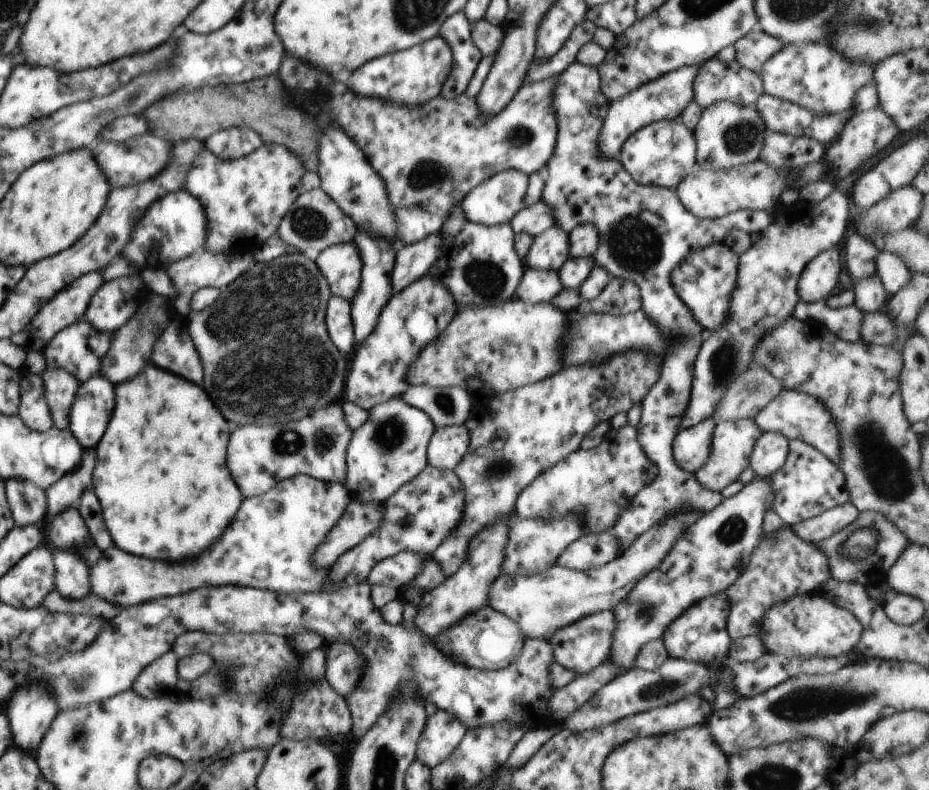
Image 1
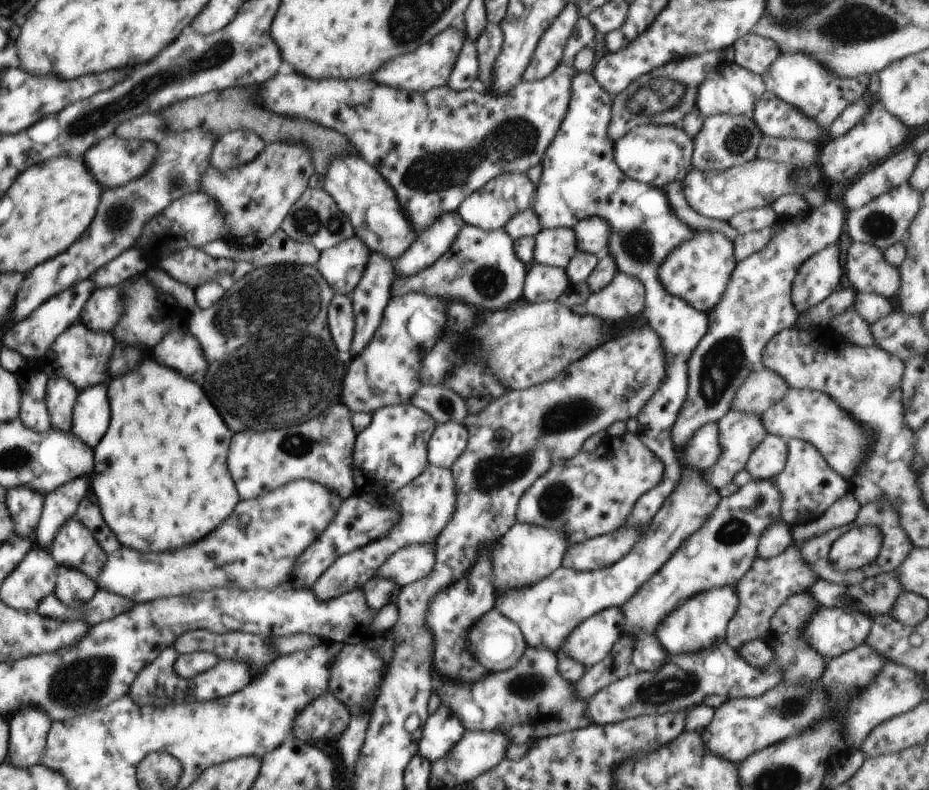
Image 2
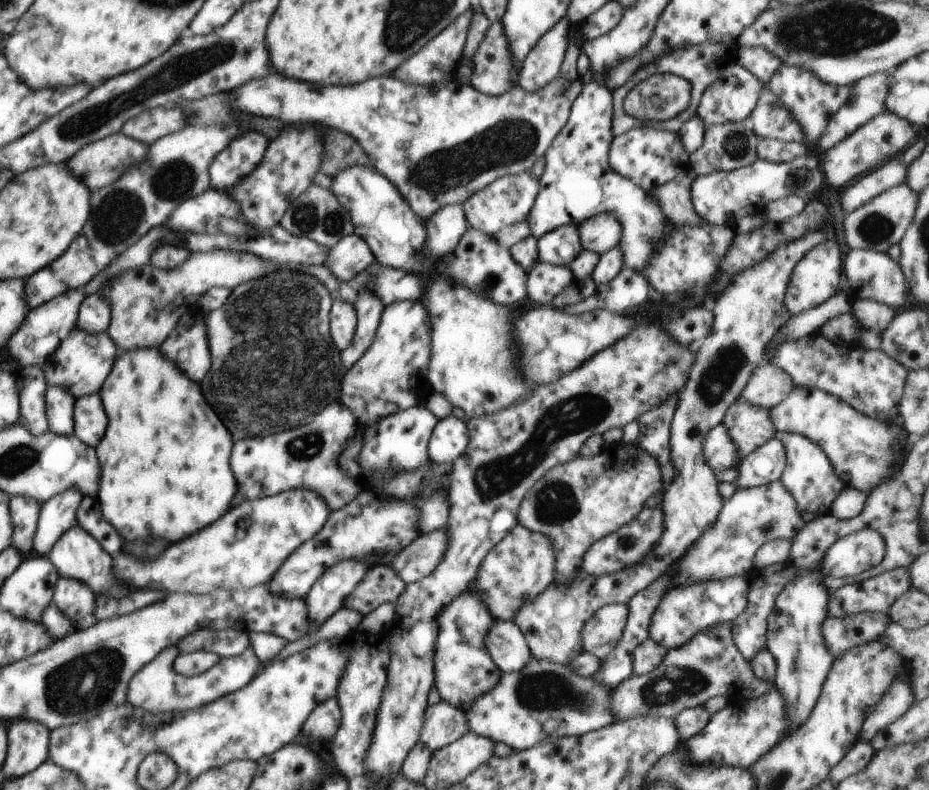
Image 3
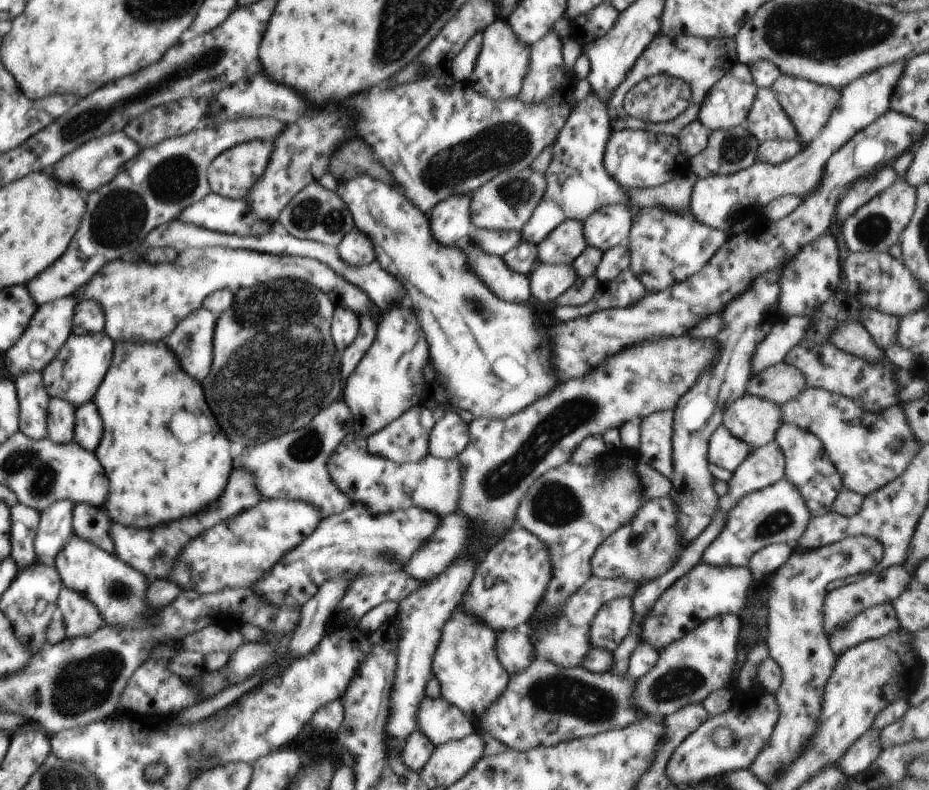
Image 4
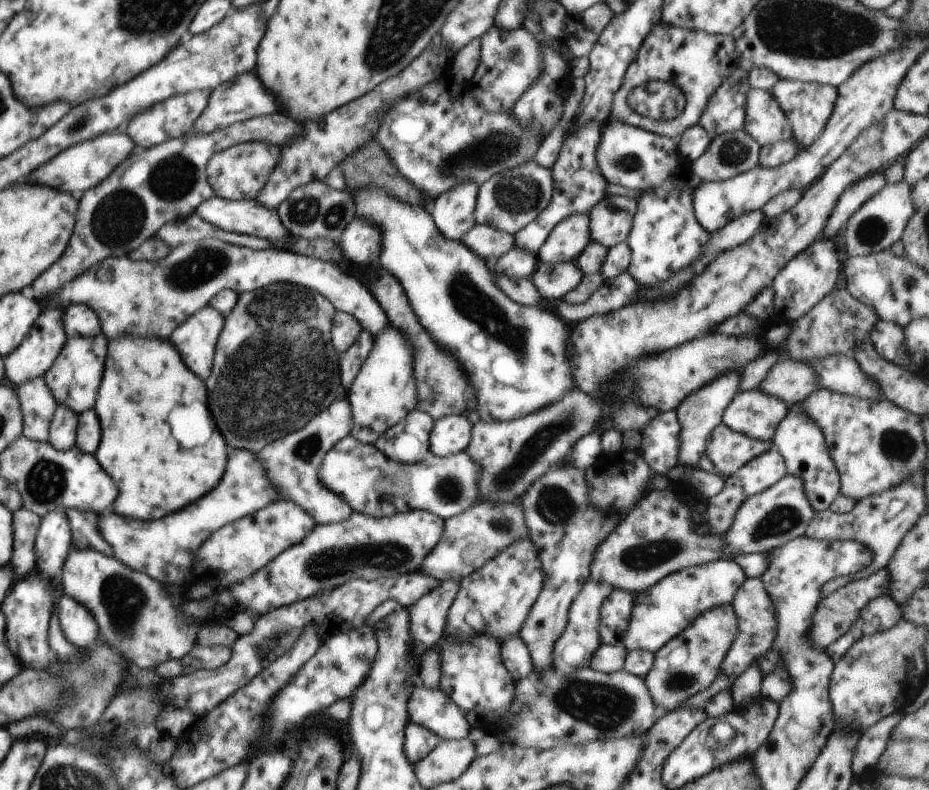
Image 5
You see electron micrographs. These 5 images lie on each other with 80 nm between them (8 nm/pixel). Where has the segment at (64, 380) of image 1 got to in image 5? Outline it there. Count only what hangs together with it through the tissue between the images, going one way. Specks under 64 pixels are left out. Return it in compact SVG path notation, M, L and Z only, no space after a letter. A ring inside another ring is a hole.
M57 404L50 422L48 441L56 450L70 450L76 445L78 415L68 406Z

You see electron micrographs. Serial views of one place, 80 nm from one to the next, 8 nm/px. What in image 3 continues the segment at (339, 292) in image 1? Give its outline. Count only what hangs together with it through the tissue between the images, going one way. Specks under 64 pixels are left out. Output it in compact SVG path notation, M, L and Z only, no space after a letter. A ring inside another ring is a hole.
M354 232L341 238L340 242L331 248L324 265L340 282L352 284L353 278L366 270L374 262L374 258L366 241Z

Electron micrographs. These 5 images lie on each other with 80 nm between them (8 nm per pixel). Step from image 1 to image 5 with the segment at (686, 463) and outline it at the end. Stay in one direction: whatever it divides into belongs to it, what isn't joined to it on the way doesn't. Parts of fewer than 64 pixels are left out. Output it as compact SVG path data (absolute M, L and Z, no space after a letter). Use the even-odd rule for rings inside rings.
M722 423L707 443L705 455L718 468L718 473L730 476L772 446L773 442L770 440L752 440L740 432L728 429Z

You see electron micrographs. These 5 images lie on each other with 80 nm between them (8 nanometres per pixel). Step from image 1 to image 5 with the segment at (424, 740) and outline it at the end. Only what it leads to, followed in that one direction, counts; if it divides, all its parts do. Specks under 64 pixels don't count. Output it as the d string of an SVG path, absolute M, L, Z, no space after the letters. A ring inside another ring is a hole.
M417 687L407 703L408 719L444 740L469 738L471 725L448 694Z

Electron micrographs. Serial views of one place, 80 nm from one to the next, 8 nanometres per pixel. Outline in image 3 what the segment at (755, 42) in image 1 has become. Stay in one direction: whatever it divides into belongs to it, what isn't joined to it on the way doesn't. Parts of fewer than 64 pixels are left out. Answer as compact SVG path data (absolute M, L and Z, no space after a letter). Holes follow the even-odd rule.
M738 47L737 62L747 68L764 86L781 65L781 59L762 47Z

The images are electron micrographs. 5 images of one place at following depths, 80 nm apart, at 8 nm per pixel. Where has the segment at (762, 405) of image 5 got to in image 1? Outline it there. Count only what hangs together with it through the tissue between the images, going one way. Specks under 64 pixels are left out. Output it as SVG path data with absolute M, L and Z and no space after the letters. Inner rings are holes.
M737 419L736 421L720 421L715 426L712 437L712 448L709 459L695 472L697 481L704 487L721 492L729 484L738 481L744 469L749 467L755 442L763 432L753 419Z

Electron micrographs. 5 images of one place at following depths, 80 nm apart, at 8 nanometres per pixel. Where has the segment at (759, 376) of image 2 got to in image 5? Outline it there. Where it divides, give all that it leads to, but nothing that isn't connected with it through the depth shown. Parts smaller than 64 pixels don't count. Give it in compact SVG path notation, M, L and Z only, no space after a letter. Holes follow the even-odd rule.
M787 358L778 360L758 386L760 392L782 400L789 408L819 389L812 366Z

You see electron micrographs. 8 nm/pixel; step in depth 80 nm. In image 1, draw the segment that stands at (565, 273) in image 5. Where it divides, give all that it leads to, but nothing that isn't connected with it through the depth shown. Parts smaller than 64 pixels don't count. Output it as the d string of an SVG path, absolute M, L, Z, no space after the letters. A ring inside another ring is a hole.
M527 267L517 288L516 298L528 304L551 303L562 289L564 288L557 271Z

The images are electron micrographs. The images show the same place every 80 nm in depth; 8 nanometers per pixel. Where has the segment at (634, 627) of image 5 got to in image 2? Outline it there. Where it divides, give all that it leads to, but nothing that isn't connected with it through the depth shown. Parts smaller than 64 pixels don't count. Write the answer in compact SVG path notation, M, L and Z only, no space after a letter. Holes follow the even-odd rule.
M737 586L712 587L710 590L702 591L690 598L684 599L674 610L671 610L656 627L655 635L667 650L669 655L679 655L688 651L697 651L704 647L715 645L716 641L726 641L727 624L736 614L740 599Z

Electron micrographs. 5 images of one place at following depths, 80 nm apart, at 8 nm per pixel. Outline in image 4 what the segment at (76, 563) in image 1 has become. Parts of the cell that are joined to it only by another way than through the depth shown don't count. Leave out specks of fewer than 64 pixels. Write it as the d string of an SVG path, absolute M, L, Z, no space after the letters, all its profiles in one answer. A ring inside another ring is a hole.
M62 587L57 607L63 614L62 622L68 639L90 636L103 626L99 610L85 596L69 588Z

